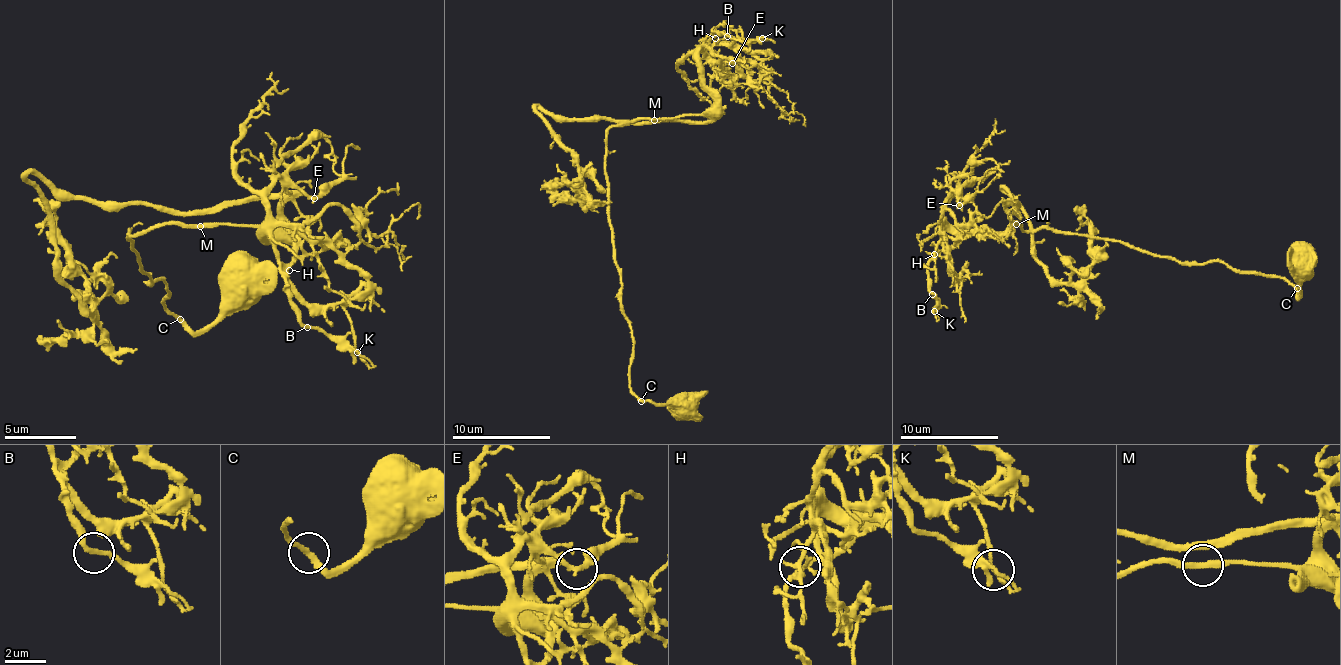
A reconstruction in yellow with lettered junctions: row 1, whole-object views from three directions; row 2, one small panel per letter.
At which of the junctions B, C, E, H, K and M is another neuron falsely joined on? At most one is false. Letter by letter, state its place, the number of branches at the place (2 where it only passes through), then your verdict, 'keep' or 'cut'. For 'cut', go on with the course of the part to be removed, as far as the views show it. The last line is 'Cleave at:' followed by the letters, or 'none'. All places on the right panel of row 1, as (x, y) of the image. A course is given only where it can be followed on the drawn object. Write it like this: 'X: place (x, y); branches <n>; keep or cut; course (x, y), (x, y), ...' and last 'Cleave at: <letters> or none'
B: place (932, 294); branches 2; keep
C: place (1297, 288); branches 2; keep
E: place (959, 205); branches 2; keep
H: place (934, 254); branches 2; keep
K: place (934, 311); branches 2; keep
M: place (1016, 224); branches 2; keep
Cleave at: none

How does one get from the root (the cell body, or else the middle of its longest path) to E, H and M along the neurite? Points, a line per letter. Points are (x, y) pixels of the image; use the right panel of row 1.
E: (1297, 264), (1297, 296), (1280, 276), (1047, 227), (961, 232), (944, 215), (954, 193), (959, 205)
H: (1297, 264), (1297, 296), (1280, 276), (1018, 222), (944, 230), (934, 254)
M: (1297, 264), (1297, 296), (1280, 276), (1241, 274), (1221, 262), (1180, 264), (1111, 240), (1015, 225)

